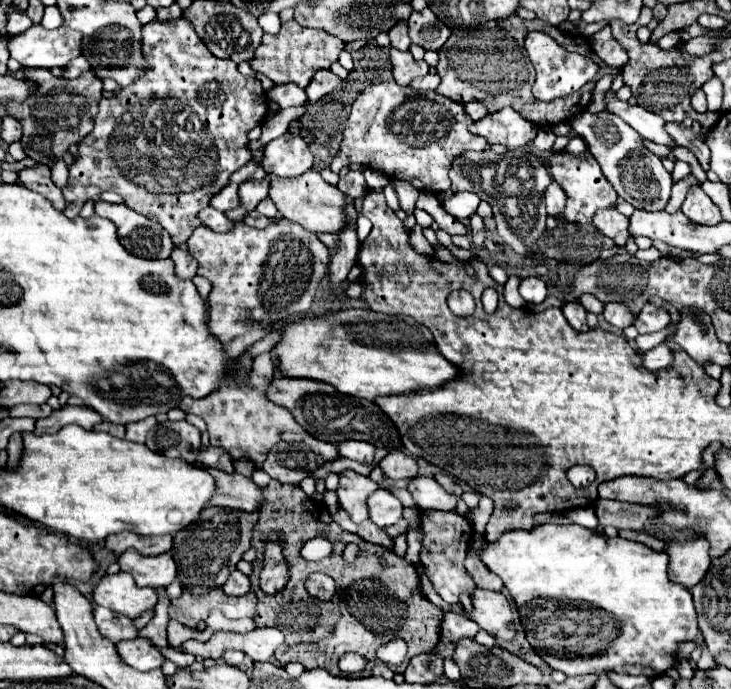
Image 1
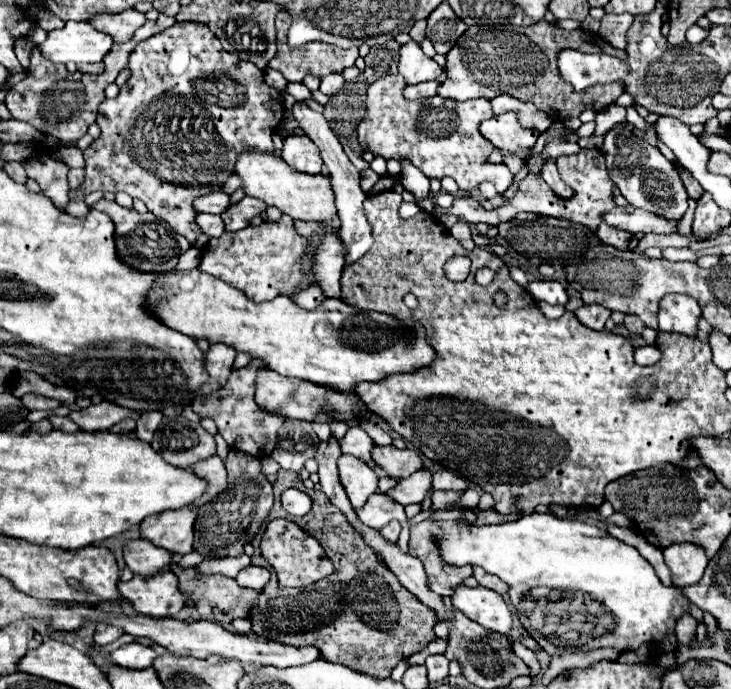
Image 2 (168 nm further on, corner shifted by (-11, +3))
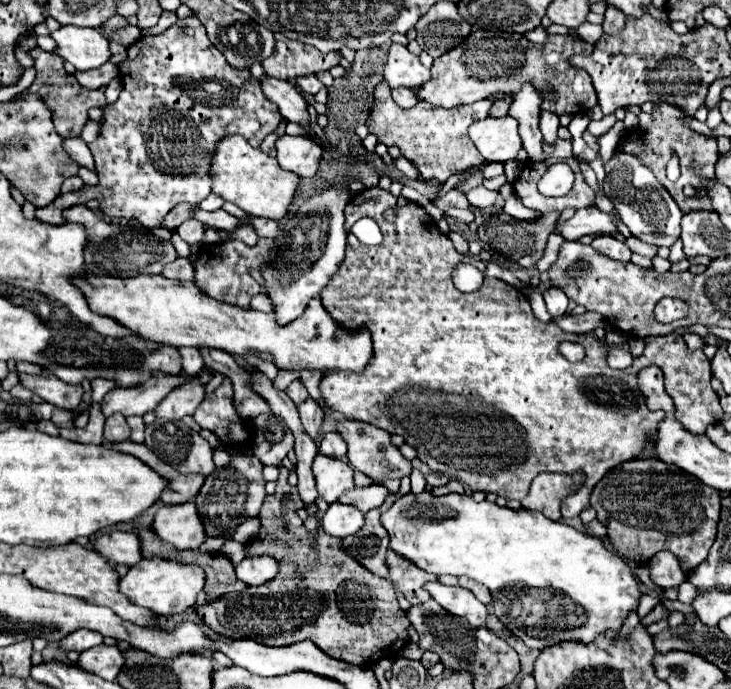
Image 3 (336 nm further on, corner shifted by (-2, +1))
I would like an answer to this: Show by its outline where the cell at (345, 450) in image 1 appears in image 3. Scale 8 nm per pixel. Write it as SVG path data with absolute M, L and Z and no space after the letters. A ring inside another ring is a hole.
M325 433L321 443L319 443L319 453L335 459L345 459L347 457L347 443L339 433Z

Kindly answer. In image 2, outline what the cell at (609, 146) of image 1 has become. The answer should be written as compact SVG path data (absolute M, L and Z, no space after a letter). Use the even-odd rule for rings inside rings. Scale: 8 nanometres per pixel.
M614 125L604 135L604 155L608 173L614 185L620 189L622 197L638 209L648 213L656 213L658 217L680 221L688 209L688 195L678 177L676 167L658 151L658 147L648 145L644 139L632 135L632 131L624 129L622 125Z

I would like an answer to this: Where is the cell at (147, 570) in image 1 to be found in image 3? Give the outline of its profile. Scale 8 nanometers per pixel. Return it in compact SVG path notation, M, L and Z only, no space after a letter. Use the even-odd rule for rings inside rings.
M111 531L109 535L101 535L93 549L117 565L133 567L139 563L139 559L143 559L141 539L135 531Z

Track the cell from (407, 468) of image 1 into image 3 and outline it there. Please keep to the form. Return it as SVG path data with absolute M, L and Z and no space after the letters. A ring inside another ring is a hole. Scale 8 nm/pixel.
M343 421L339 425L339 433L343 435L343 439L347 439L347 447L349 447L347 459L349 459L351 467L365 473L373 481L381 483L387 479L401 479L411 473L411 469L413 469L411 461L405 459L395 445L391 445L391 435L387 431L371 427L367 423L359 423L359 421Z

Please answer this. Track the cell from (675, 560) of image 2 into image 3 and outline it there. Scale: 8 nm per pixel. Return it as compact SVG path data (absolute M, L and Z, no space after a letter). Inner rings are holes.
M671 551L655 553L649 559L649 571L651 571L651 581L661 589L679 587L687 579L687 573L681 569L679 559Z

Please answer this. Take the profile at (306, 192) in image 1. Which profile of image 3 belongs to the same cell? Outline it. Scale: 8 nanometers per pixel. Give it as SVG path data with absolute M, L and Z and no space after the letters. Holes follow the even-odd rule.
M229 135L219 141L211 163L211 179L213 179L213 193L221 195L225 201L235 203L253 217L265 217L277 221L287 217L289 205L293 205L295 201L295 191L301 185L299 175L283 171L275 157L263 153L261 149L251 147L239 135Z

